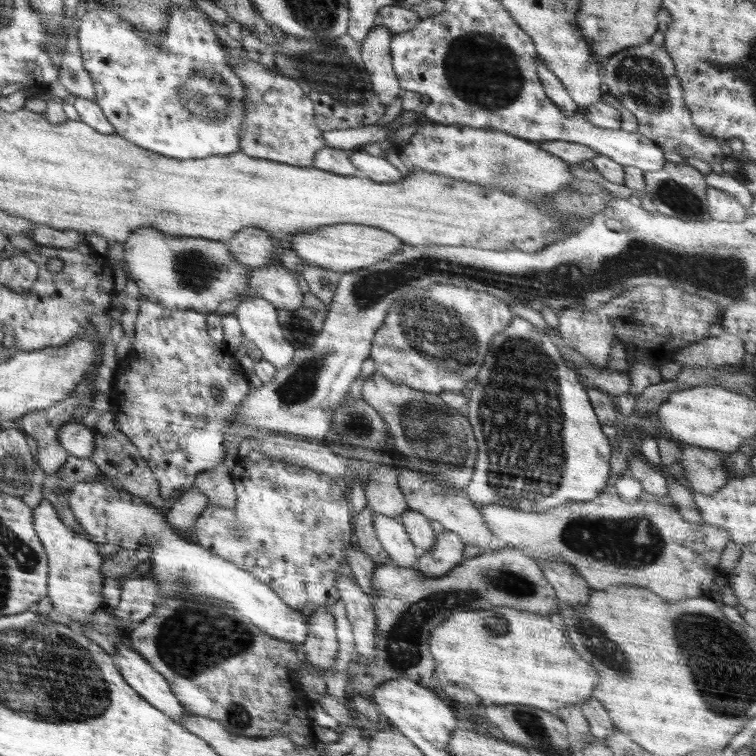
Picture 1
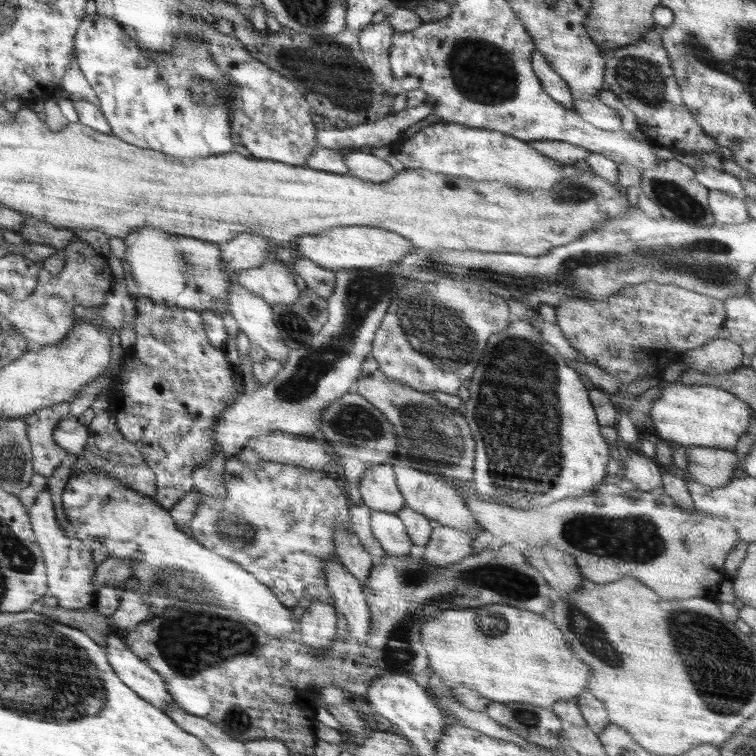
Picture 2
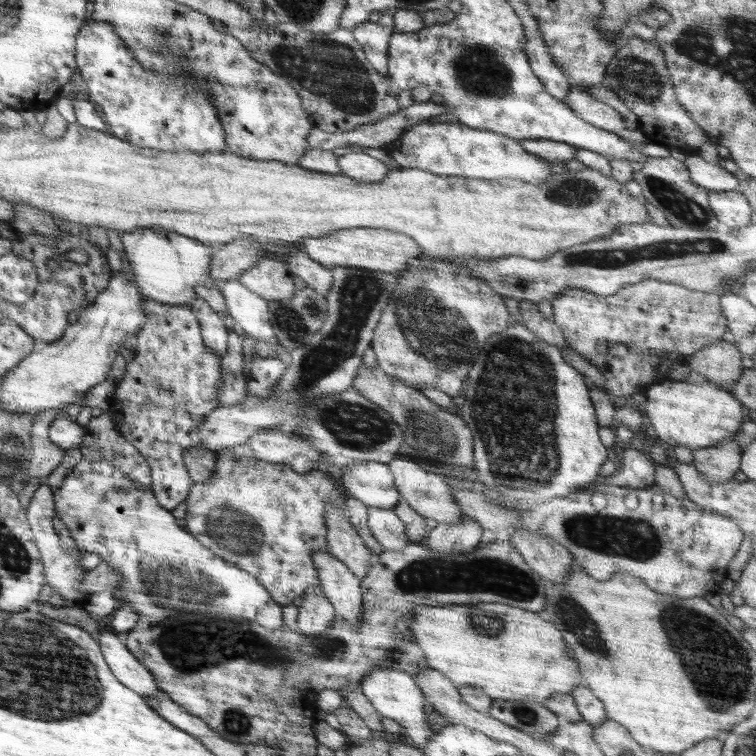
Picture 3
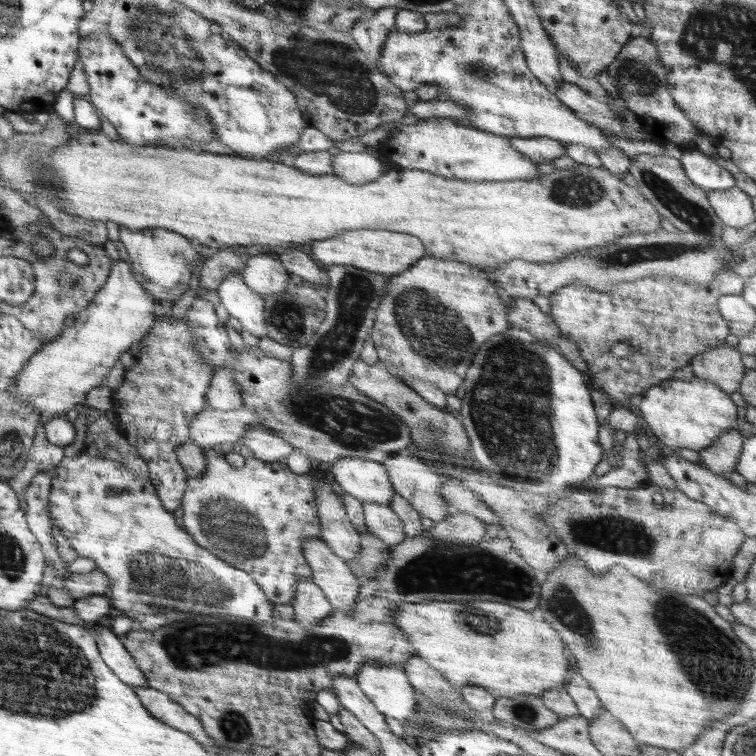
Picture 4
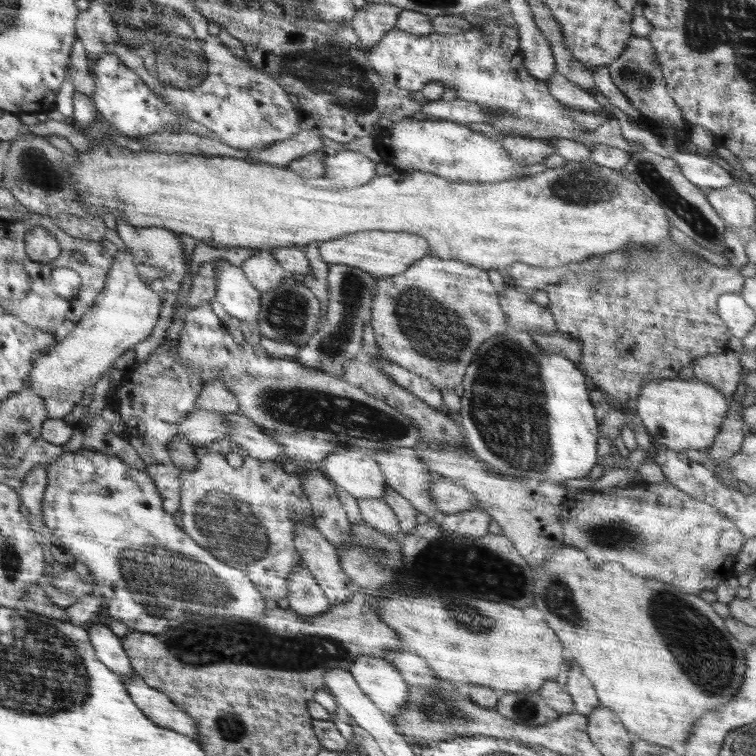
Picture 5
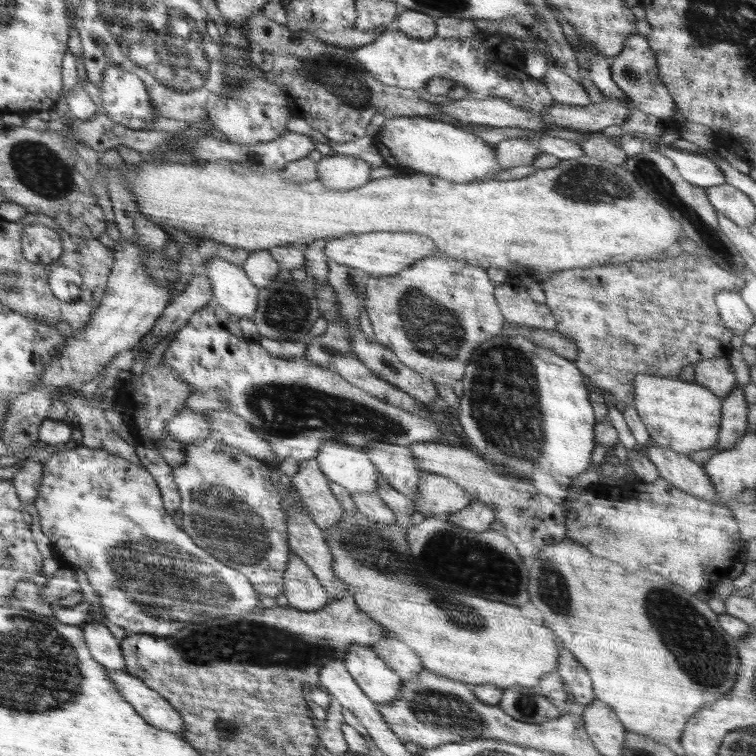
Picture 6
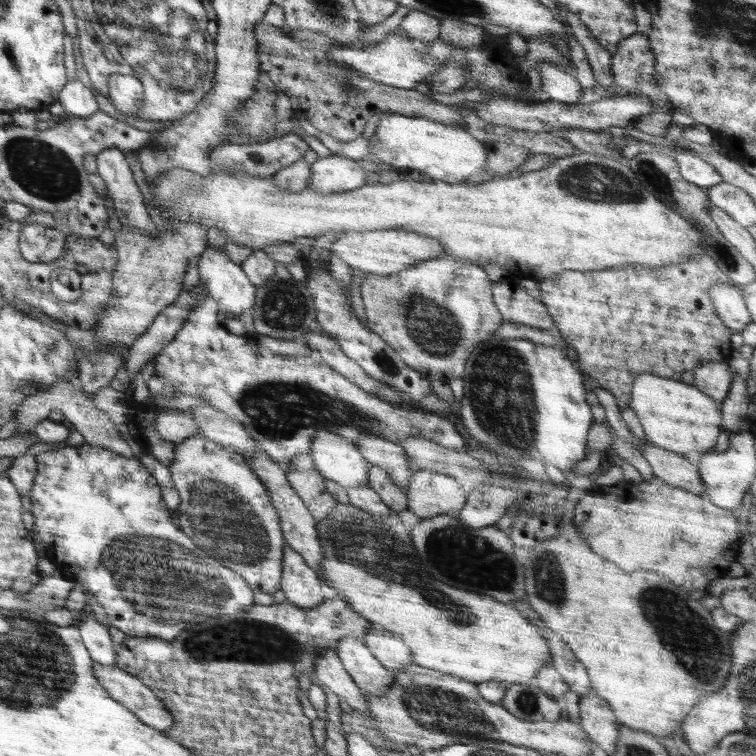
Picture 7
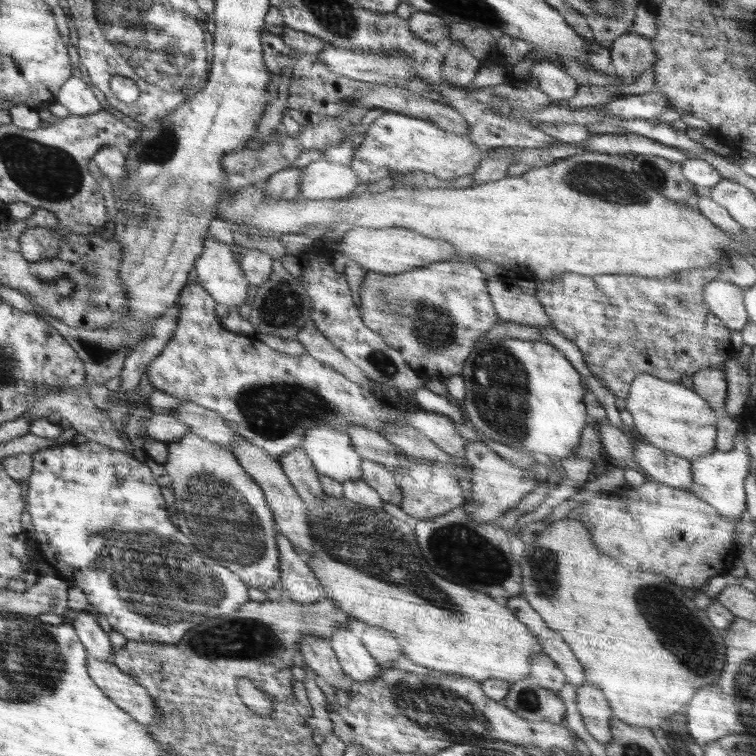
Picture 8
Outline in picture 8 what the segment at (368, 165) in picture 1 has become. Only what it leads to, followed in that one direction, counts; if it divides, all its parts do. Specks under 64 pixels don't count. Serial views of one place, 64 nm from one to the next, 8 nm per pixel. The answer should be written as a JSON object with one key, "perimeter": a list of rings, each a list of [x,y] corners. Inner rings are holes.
{"perimeter":[[[321,158],[302,168],[299,194],[306,199],[346,197],[358,185],[358,175],[351,166]]]}

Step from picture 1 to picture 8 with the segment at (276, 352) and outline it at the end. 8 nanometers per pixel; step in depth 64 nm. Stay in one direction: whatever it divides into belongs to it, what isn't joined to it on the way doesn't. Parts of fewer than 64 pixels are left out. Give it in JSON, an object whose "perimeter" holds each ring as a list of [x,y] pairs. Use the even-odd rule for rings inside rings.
{"perimeter":[[[208,233],[194,267],[198,283],[217,303],[239,309],[246,302],[249,283],[228,244]]]}

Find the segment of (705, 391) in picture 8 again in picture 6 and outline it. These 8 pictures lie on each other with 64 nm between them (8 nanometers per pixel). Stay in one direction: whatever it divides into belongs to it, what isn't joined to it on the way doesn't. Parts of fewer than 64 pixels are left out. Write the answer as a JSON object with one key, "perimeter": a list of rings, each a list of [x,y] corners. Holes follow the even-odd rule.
{"perimeter":[[[729,357],[702,359],[694,366],[695,381],[724,399],[737,386],[736,376]]]}

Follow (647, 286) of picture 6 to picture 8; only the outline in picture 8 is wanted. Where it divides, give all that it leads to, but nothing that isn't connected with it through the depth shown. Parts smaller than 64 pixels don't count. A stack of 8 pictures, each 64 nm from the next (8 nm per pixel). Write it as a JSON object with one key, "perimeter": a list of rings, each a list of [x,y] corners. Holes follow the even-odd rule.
{"perimeter":[[[717,268],[681,270],[666,276],[662,282],[638,274],[624,274],[624,278],[620,278],[618,274],[583,276],[566,272],[558,279],[540,278],[536,282],[537,292],[534,296],[542,303],[544,312],[550,318],[550,324],[576,344],[583,354],[588,370],[622,403],[628,398],[631,382],[640,374],[646,373],[679,382],[682,376],[691,377],[706,368],[724,365],[726,360],[736,353],[736,349],[730,344],[732,330],[726,328],[723,320],[710,312],[710,307],[704,303],[702,295],[706,284],[721,279],[721,276],[722,273]]]}

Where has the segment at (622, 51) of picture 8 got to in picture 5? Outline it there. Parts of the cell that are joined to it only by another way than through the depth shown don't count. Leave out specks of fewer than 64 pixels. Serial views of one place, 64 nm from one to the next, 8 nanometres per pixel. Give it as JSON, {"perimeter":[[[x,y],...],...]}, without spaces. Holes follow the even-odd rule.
{"perimeter":[[[632,36],[625,50],[607,68],[616,88],[642,114],[646,126],[661,142],[665,138],[674,138],[677,142],[688,140],[691,126],[682,115],[682,109],[669,95],[667,82],[656,59],[655,48],[647,37]]]}

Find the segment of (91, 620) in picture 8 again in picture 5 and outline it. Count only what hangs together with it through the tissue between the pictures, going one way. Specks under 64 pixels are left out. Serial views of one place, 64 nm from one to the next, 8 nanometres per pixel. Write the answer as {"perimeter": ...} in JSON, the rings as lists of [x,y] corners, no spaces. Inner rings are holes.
{"perimeter":[[[87,626],[87,629],[102,663],[123,678],[133,678],[136,674],[124,651],[122,638],[112,634],[110,628],[106,626],[94,626],[94,628]]]}

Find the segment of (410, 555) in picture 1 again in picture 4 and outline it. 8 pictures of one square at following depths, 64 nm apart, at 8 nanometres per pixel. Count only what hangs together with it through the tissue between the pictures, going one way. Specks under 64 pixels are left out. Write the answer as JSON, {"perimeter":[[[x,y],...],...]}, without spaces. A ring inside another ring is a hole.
{"perimeter":[[[363,503],[367,530],[375,535],[388,549],[401,544],[407,535],[400,518],[388,505]]]}

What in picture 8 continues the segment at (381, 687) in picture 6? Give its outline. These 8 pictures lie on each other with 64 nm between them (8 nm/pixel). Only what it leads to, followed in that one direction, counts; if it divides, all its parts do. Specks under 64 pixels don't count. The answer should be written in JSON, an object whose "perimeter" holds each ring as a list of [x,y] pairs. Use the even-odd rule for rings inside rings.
{"perimeter":[[[348,627],[334,630],[329,641],[342,670],[355,682],[368,682],[378,676],[379,662]]]}

